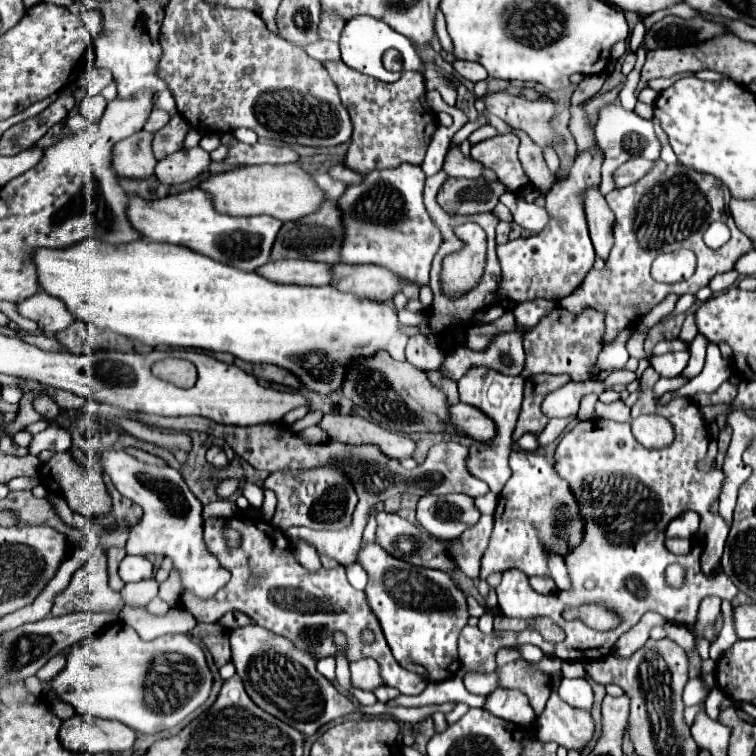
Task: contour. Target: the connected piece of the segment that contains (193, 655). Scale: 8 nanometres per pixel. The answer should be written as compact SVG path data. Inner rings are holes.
M118 622L64 654L66 668L52 680L52 690L78 714L118 720L142 734L178 726L208 700L212 688L204 650L188 634L166 634L146 642L134 628Z

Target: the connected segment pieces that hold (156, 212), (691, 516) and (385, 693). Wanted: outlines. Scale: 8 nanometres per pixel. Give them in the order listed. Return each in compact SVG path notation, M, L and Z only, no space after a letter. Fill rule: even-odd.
M192 188L182 194L166 196L162 200L142 200L138 196L130 196L130 222L138 232L144 234L146 240L152 242L170 242L188 246L204 256L210 256L218 262L230 264L240 270L256 270L268 262L272 242L282 226L280 220L272 216L252 216L238 218L220 214L214 208L212 196L202 188Z
M684 512L682 516L674 518L668 528L666 528L666 536L668 538L692 538L698 530L698 514L696 512Z
M382 685L376 688L373 693L375 694L378 701L384 703L395 699L400 695L400 692L396 690L396 688L392 688L386 685Z

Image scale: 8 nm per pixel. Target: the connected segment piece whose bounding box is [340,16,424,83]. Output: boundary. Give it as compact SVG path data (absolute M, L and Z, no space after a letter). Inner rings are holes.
M354 16L346 22L346 26L342 30L342 36L340 36L340 52L342 52L342 60L344 60L346 66L350 66L352 70L356 70L360 74L372 76L376 80L392 83L400 78L402 72L390 72L384 68L382 56L388 48L396 48L402 54L404 70L416 70L416 72L424 70L424 62L422 62L416 46L412 44L412 40L398 34L396 30L392 30L382 20L376 20L372 16Z

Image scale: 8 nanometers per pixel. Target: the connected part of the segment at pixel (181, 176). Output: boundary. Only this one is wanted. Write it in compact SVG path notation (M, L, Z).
M200 146L190 148L190 150L182 148L180 152L170 154L164 160L158 162L158 166L156 166L156 178L162 184L176 186L176 184L192 182L204 170L208 170L208 166L210 166L210 156Z

